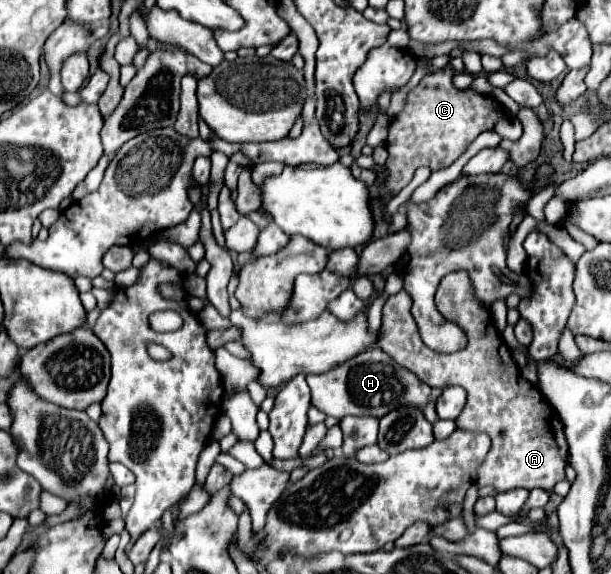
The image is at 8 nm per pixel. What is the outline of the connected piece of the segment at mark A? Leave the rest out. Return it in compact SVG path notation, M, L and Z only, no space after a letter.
M452 272L440 282L436 306L440 314L446 314L448 320L460 324L468 334L468 346L462 352L438 354L422 342L410 312L412 298L404 290L390 296L384 304L382 340L378 340L378 346L428 386L462 386L466 390L466 406L456 418L456 428L486 432L492 440L490 452L478 470L478 488L492 486L496 492L516 488L552 490L554 484L566 476L564 466L568 462L568 444L562 432L562 422L556 418L556 410L540 394L538 386L522 376L510 348L494 326L492 312L474 296L468 272Z

